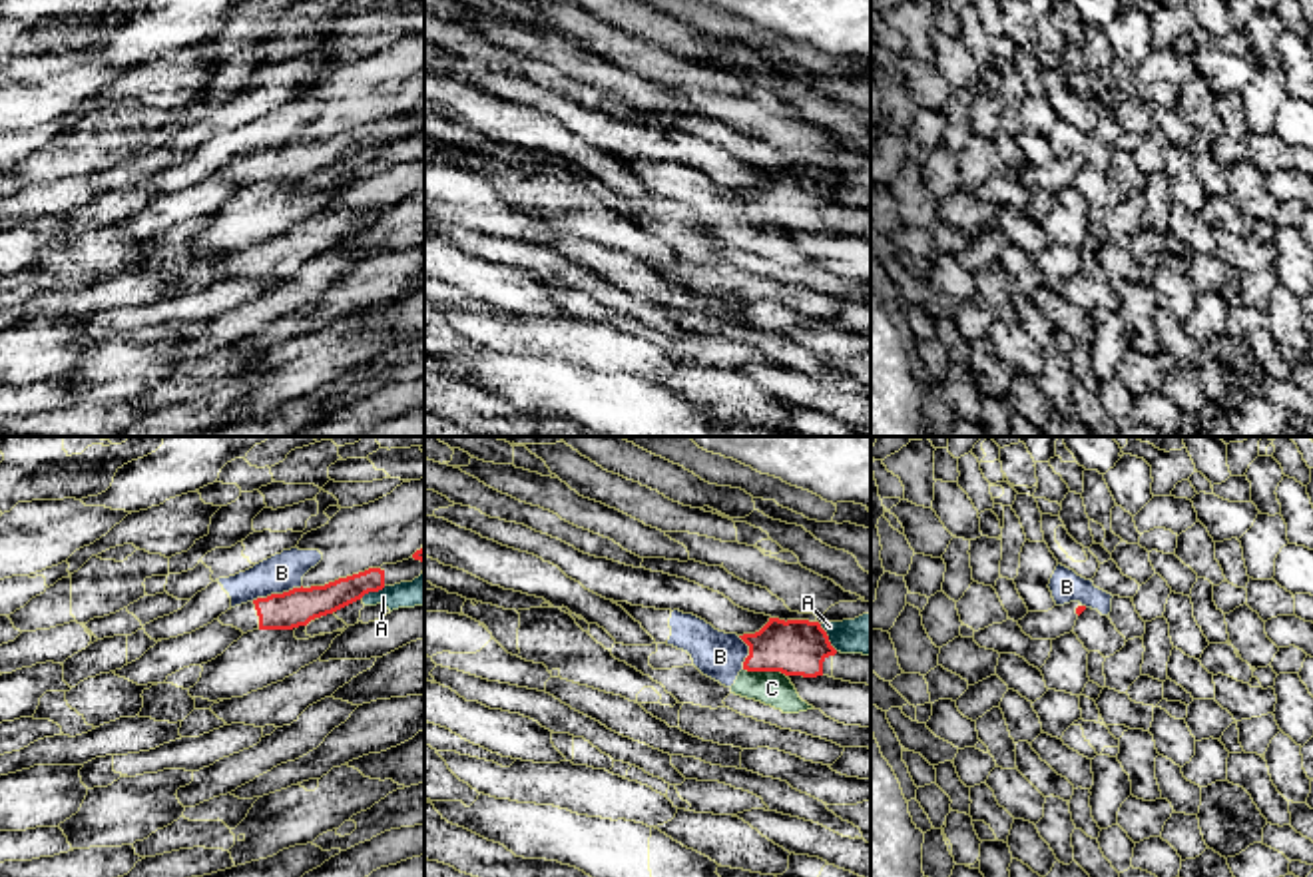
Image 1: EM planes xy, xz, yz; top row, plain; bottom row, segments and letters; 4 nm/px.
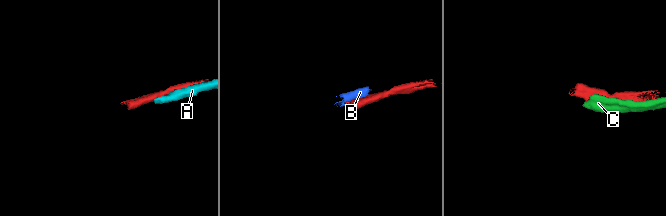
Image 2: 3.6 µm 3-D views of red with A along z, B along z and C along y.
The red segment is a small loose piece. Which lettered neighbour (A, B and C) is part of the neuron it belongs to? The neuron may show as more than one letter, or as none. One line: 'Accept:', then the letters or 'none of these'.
Accept: none of these

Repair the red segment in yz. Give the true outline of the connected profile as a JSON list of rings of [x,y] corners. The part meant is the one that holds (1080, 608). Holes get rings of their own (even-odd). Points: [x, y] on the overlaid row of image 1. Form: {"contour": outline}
{"contour": [[[1080,602],[1054,606],[1048,612],[1028,612],[1018,626],[1032,640],[1056,640],[1070,634],[1076,626],[1078,616],[1086,610]]]}

